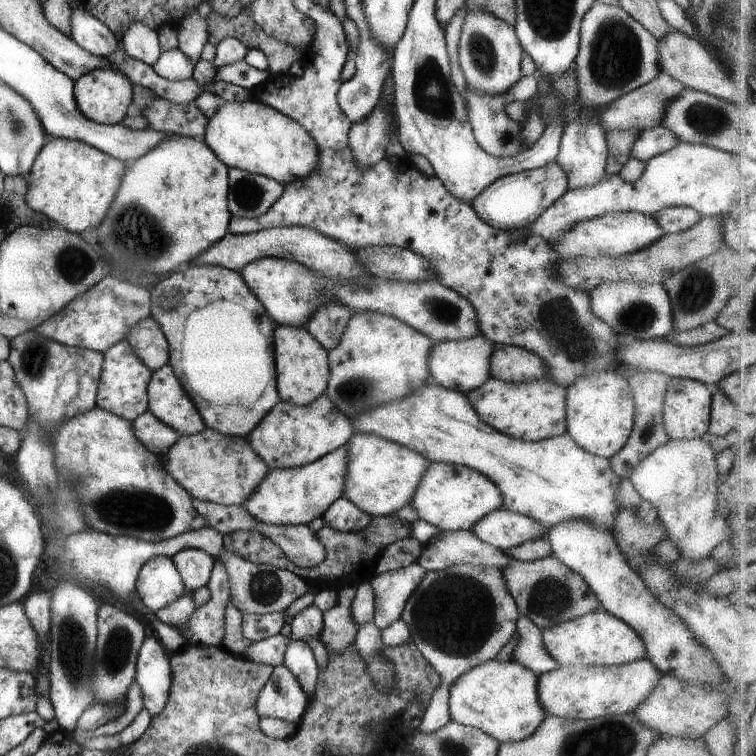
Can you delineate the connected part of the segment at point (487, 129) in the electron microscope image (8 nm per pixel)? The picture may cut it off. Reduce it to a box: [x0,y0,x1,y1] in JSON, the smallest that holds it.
[465,74,538,158]

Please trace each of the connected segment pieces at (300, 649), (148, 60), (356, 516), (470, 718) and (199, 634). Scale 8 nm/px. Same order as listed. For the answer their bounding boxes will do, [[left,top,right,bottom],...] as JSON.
[[284,639,319,698],[121,22,163,66],[322,501,372,532],[450,659,547,742],[173,560,230,645]]

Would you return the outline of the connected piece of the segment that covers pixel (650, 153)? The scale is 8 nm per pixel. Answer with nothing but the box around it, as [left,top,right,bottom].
[630,126,681,162]

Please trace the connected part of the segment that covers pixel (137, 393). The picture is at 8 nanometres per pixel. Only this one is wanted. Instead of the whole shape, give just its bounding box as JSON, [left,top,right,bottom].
[97,339,153,421]

